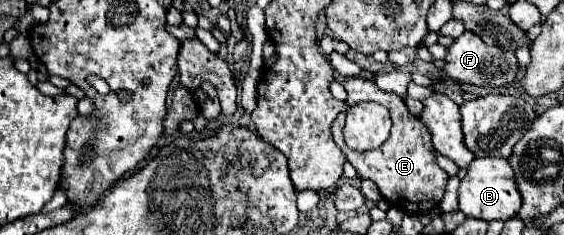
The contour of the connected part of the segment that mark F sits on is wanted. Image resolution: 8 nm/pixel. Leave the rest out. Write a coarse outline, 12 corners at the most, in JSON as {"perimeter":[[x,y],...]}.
{"perimeter":[[464,31],[444,71],[462,83],[506,87],[518,79],[512,53]]}

